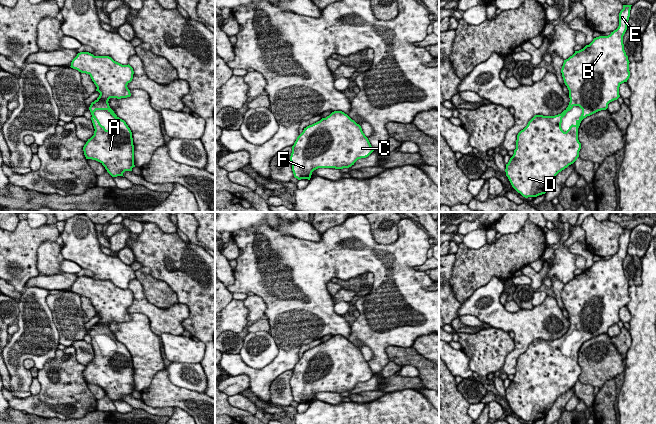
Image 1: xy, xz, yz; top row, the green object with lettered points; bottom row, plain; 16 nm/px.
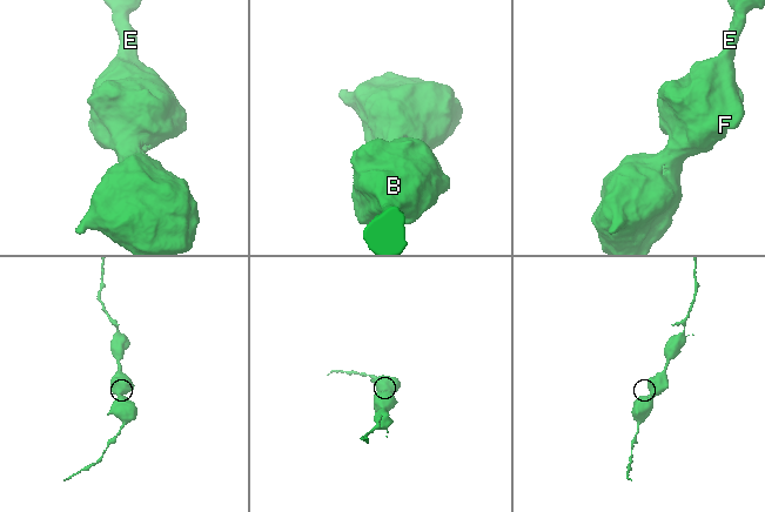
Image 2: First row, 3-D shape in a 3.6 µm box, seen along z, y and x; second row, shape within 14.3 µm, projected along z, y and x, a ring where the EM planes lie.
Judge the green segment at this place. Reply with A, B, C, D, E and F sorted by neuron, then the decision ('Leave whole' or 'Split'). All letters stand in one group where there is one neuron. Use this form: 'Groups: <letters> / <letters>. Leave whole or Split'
Groups: A B C D E F. Leave whole

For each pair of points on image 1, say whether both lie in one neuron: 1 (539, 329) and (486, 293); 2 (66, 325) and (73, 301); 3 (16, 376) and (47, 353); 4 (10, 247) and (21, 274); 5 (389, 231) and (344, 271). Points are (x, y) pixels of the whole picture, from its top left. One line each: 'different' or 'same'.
1: same
2: same
3: same
4: same
5: different

